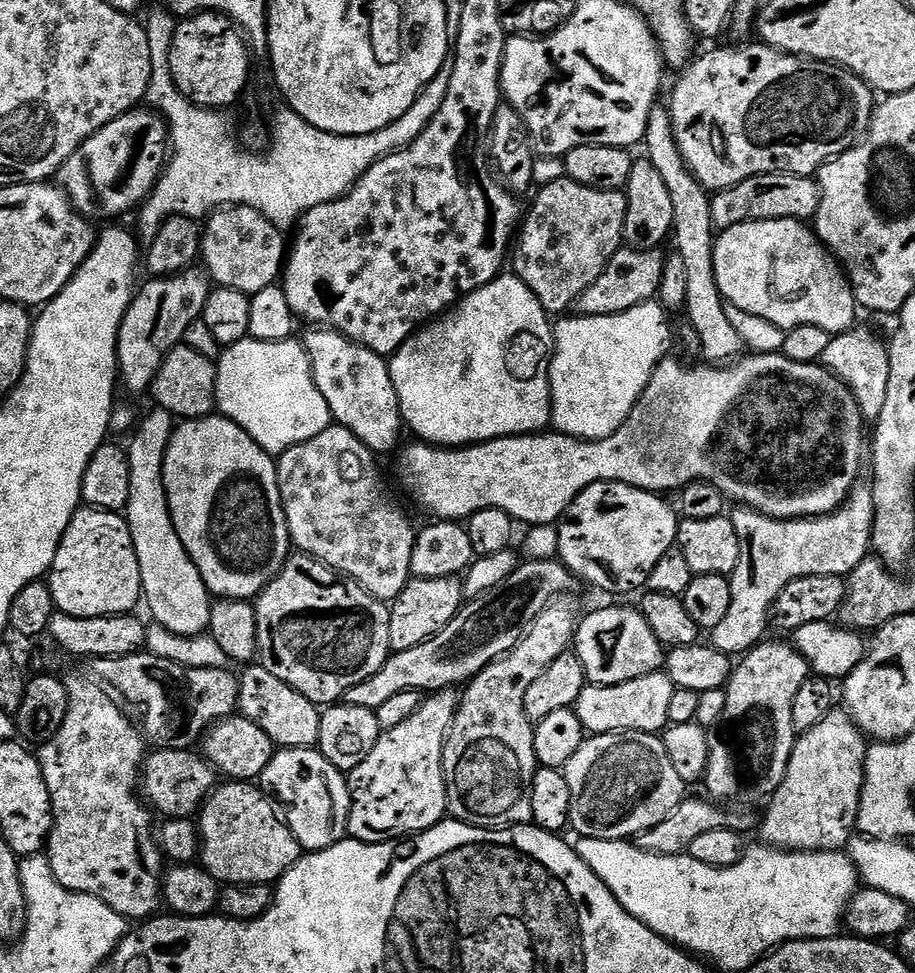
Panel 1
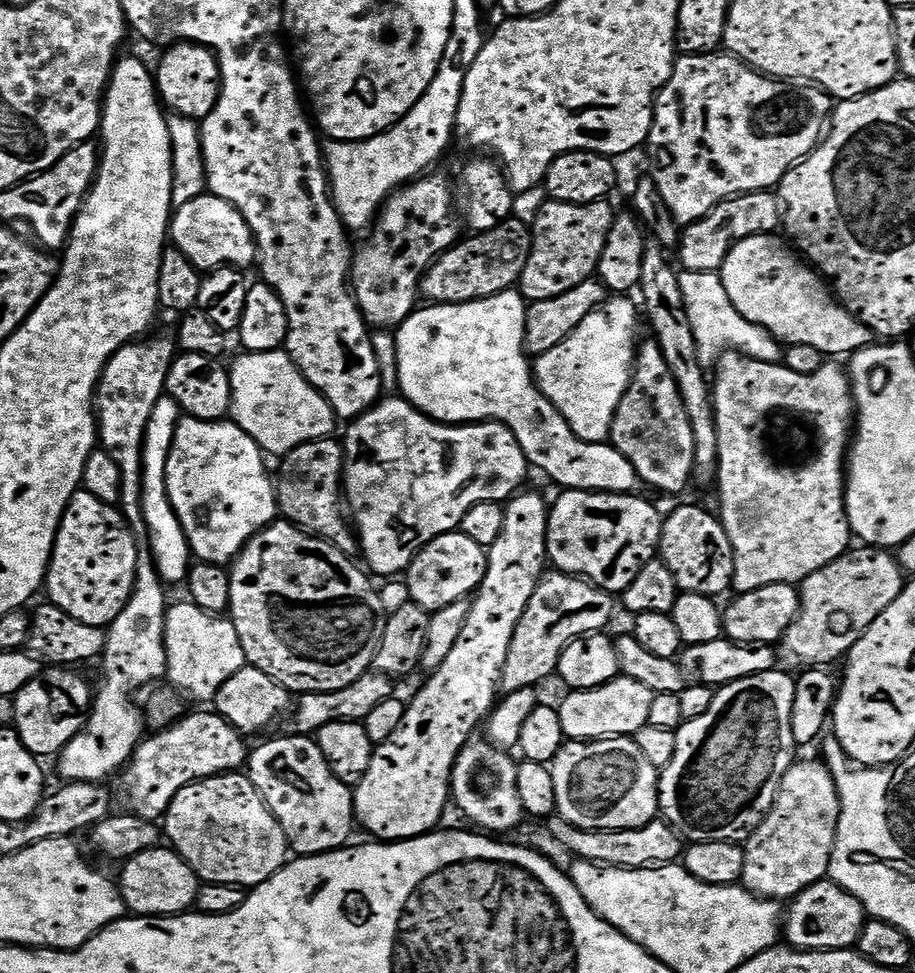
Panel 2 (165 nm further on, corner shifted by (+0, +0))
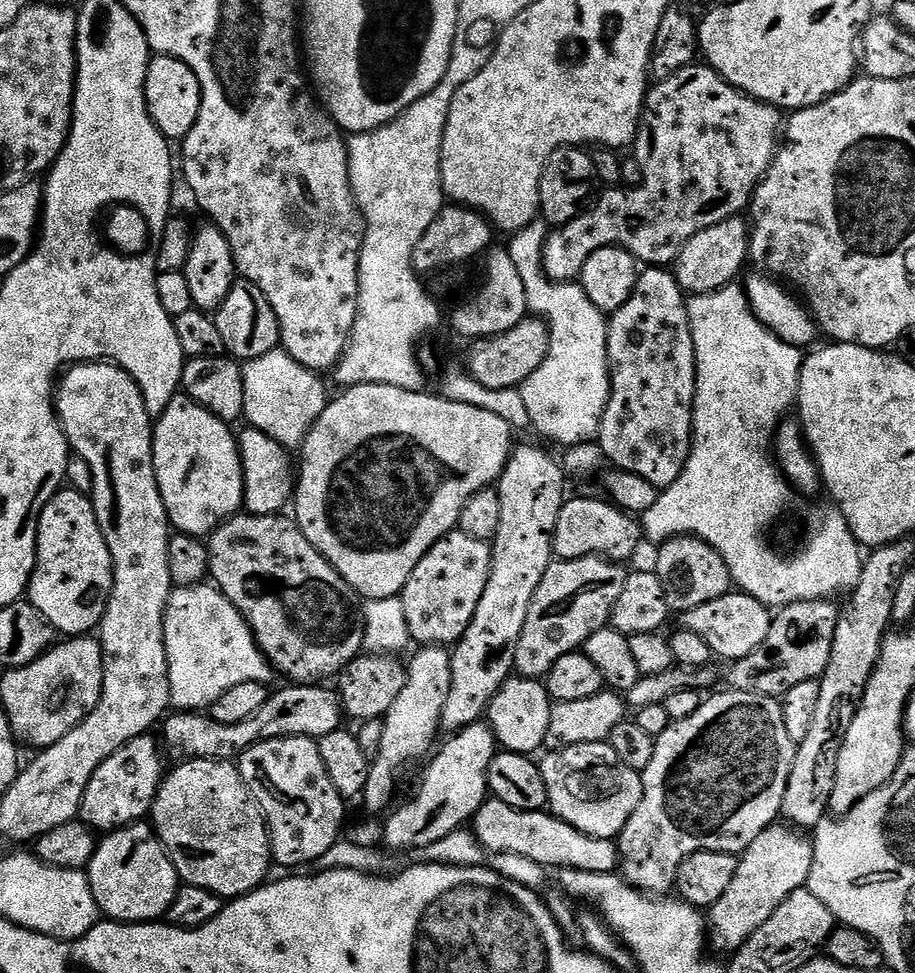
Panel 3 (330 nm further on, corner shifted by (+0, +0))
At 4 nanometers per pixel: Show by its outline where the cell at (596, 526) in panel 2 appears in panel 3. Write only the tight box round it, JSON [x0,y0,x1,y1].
[552,496,642,562]

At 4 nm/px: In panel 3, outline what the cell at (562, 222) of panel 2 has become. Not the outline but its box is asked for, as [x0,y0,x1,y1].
[544,63,781,282]

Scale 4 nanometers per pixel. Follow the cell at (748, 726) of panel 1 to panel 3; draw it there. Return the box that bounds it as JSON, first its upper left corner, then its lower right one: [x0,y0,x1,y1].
[618,688,796,894]

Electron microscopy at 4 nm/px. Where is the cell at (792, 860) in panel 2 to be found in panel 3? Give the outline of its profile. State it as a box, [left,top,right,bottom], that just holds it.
[706,822,814,954]

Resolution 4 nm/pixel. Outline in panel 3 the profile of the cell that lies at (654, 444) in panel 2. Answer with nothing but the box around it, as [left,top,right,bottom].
[598,267,696,490]

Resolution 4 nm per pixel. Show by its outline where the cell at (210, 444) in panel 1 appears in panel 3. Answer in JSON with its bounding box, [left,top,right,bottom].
[152,394,245,537]

